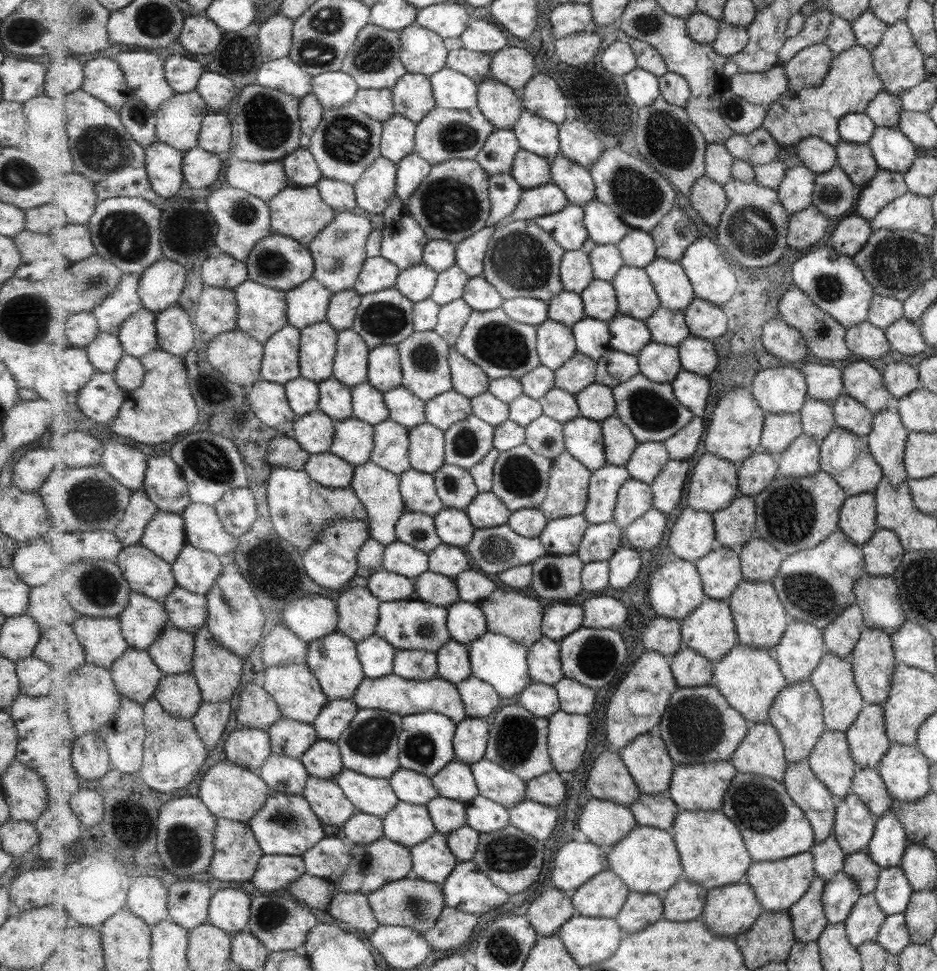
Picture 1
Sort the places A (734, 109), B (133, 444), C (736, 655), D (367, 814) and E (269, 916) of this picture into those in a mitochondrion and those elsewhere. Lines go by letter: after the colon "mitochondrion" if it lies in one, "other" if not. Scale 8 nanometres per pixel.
A: mitochondrion
B: other
C: other
D: other
E: mitochondrion

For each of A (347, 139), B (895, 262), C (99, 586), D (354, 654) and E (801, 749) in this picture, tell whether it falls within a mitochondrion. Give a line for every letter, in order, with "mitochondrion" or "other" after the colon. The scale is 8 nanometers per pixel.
A: mitochondrion
B: mitochondrion
C: mitochondrion
D: other
E: other

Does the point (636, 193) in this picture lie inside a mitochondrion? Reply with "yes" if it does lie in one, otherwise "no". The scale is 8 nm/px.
yes

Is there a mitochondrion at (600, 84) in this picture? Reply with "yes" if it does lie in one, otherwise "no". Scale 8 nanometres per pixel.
no

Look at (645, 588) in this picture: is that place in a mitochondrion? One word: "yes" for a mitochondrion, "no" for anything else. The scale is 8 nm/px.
no

